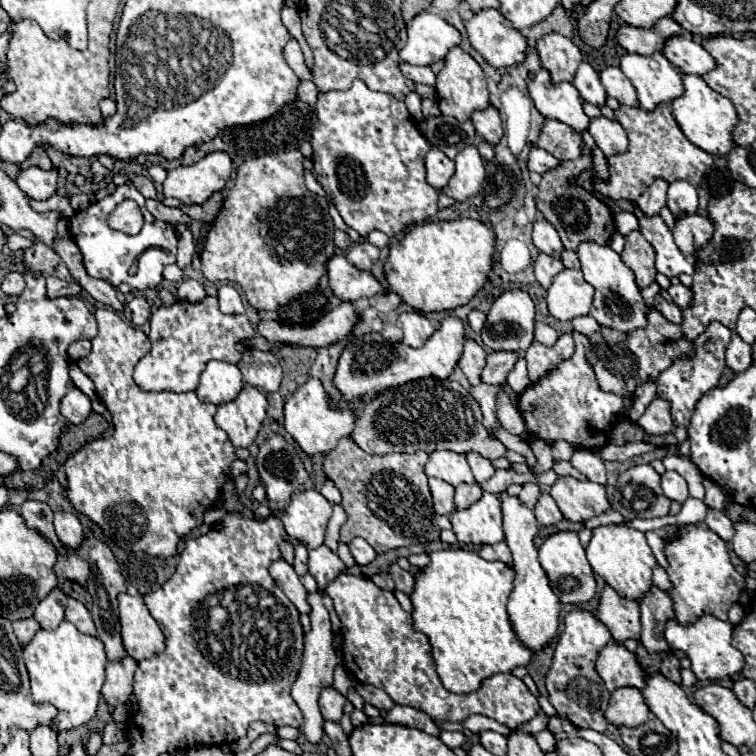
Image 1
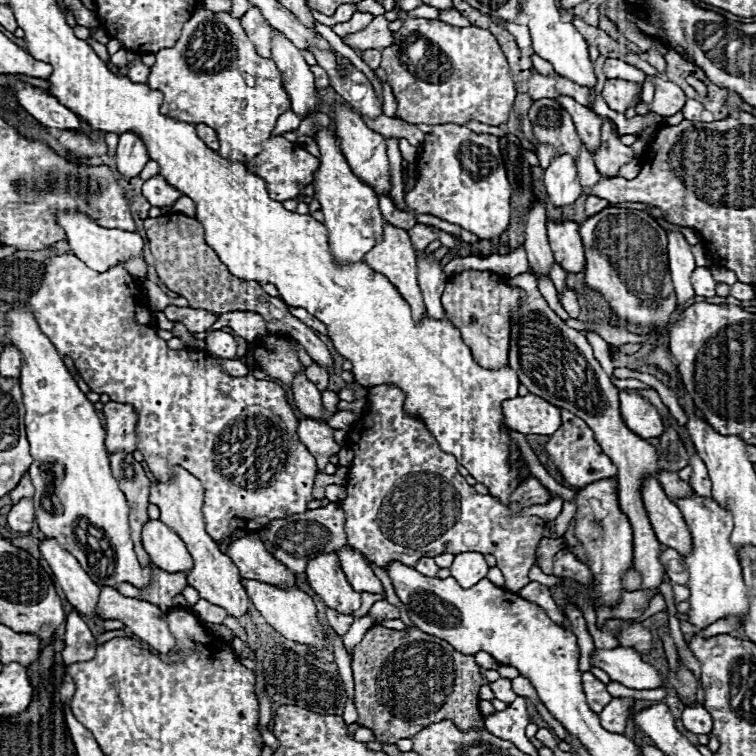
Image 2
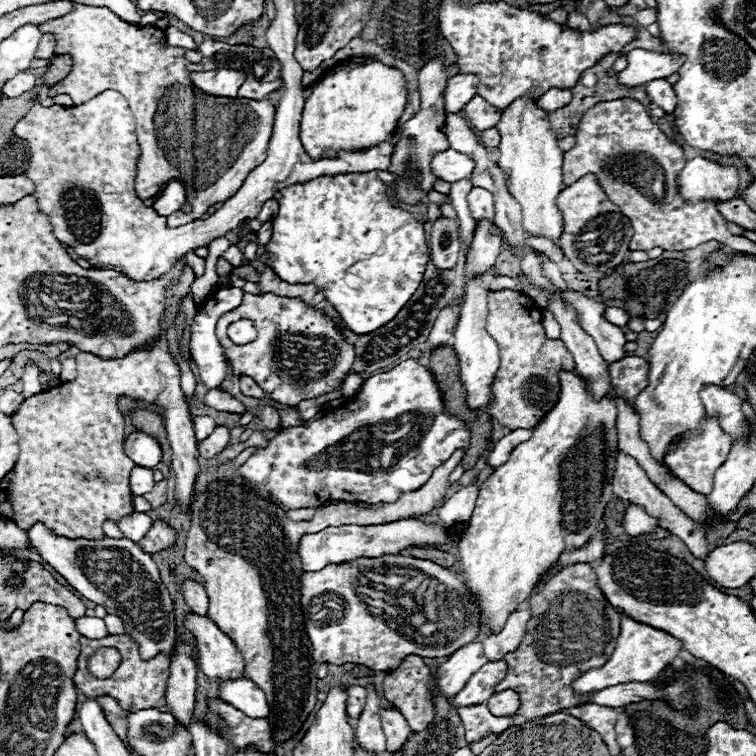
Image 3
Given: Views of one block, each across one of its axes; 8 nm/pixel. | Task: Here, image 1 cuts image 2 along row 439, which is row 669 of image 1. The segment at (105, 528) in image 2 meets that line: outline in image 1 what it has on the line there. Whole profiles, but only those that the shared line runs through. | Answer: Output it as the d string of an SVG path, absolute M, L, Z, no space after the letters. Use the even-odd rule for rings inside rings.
M64 620L56 630L40 630L24 646L24 662L30 672L34 704L52 704L58 710L52 722L58 734L84 726L96 716L108 662L98 638L78 632L74 624Z

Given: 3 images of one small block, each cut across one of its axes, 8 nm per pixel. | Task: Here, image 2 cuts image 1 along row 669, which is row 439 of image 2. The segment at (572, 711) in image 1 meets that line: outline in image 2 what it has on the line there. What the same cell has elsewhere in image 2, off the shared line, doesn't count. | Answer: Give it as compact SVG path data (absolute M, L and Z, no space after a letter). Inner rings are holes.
M562 410L560 416L562 416L562 426L552 434L552 438L546 442L544 448L546 448L546 454L552 460L552 464L564 476L564 480L570 486L584 488L590 482L616 476L616 468L614 468L612 460L600 450L598 442L594 440L594 432L586 426L586 422L580 420L578 416L574 416L572 412L568 412L568 410Z

